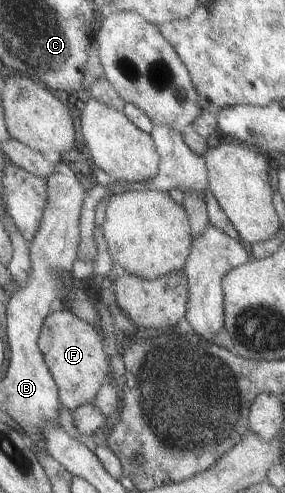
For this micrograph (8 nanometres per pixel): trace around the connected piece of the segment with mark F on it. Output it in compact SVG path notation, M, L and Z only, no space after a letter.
M65 306L46 316L37 346L56 384L61 406L70 411L86 402L92 403L100 388L112 381L112 366L109 356L104 352L100 329L78 318L69 307Z

